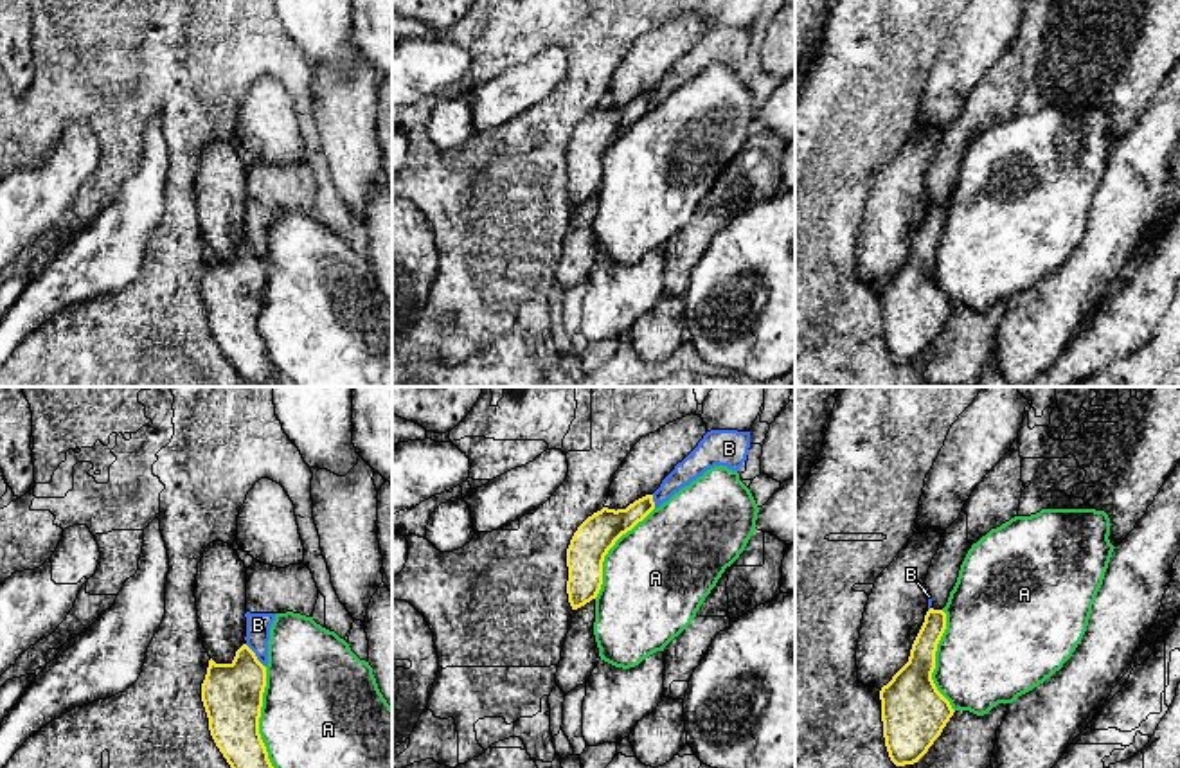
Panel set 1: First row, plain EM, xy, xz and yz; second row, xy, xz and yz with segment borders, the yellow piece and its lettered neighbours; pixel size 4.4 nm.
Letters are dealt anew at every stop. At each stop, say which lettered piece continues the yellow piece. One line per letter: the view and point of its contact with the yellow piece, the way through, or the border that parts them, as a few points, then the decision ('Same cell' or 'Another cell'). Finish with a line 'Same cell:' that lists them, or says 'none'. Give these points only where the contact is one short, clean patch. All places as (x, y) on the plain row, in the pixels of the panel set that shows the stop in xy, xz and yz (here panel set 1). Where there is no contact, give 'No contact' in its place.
A: Touches yellow at xy (258, 319). Another cell
B: Touches yellow at xy (254, 252). Another cell
Same cell: none

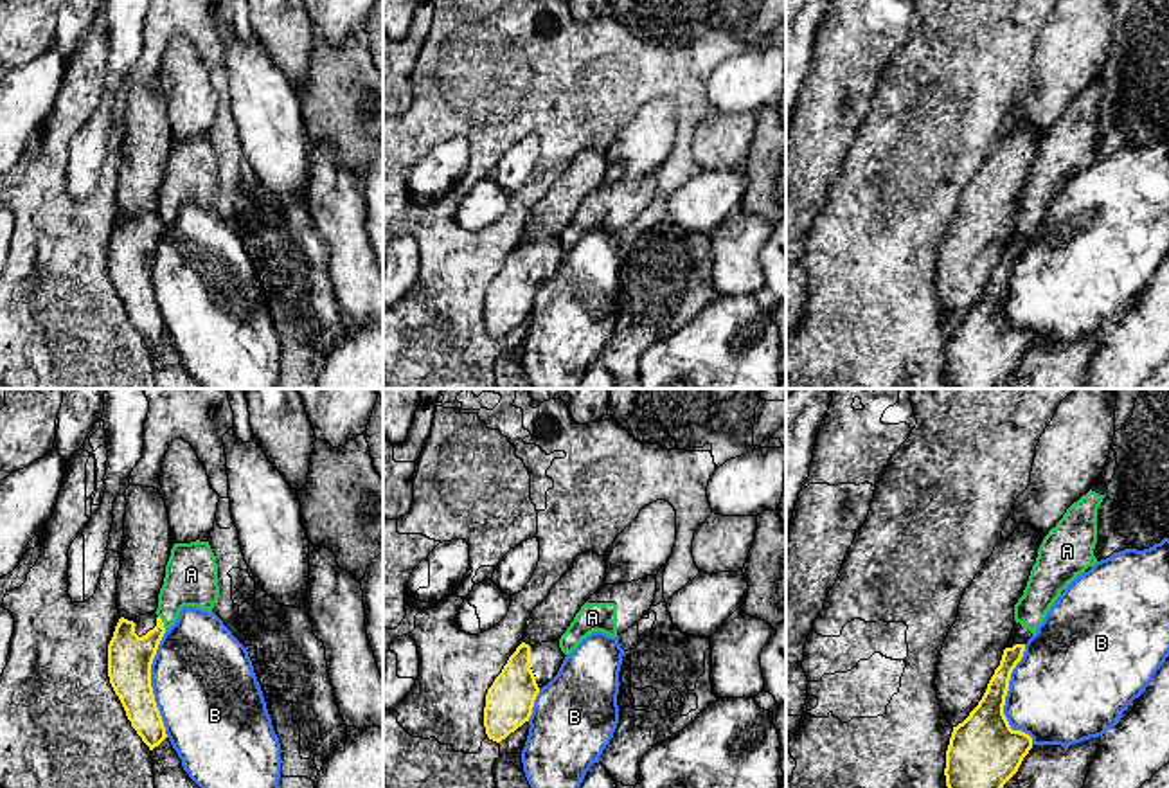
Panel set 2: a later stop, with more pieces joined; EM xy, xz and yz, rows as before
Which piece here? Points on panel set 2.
A: Touches yellow at xy (162, 220). Boundary: xy (159, 213), (166, 225). Another cell
B: Touches yellow at yz (1004, 295). Another cell
Same cell: none

